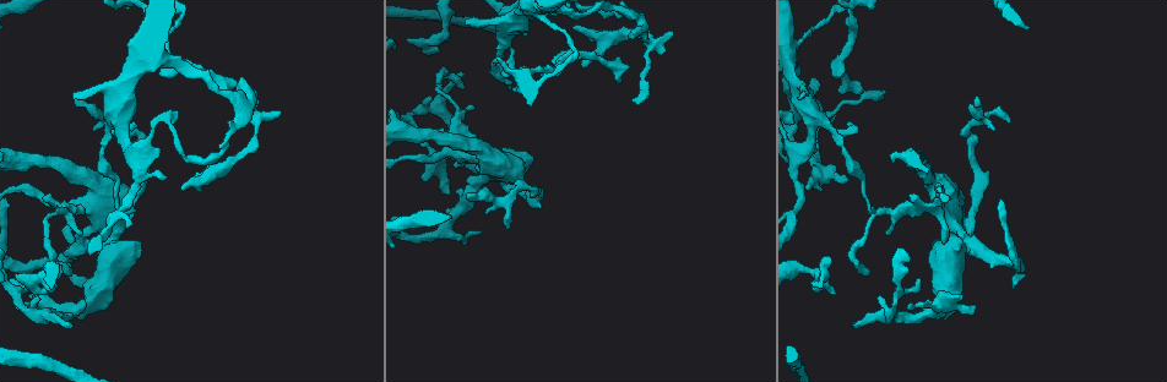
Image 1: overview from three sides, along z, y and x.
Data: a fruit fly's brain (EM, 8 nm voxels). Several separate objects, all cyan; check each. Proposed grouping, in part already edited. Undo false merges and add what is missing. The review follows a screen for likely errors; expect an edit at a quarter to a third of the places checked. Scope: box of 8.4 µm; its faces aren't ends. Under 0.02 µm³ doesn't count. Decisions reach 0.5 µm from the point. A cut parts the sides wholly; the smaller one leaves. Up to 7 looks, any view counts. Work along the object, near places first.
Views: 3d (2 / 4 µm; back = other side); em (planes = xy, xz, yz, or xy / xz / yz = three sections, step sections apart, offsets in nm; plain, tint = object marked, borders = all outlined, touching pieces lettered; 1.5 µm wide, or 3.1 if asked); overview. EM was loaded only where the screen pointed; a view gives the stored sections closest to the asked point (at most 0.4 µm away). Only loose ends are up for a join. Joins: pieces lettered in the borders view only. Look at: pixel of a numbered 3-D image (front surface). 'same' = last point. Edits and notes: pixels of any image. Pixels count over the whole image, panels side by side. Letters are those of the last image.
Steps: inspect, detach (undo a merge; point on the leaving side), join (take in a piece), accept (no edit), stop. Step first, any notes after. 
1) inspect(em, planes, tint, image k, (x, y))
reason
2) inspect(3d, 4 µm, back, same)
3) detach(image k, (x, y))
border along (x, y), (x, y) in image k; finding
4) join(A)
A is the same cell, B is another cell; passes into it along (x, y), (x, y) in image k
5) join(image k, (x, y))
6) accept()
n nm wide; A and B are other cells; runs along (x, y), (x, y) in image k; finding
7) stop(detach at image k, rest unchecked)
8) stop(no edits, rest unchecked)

inspect(3d, 4 µm, back, image 1, (137, 125))
tapers out

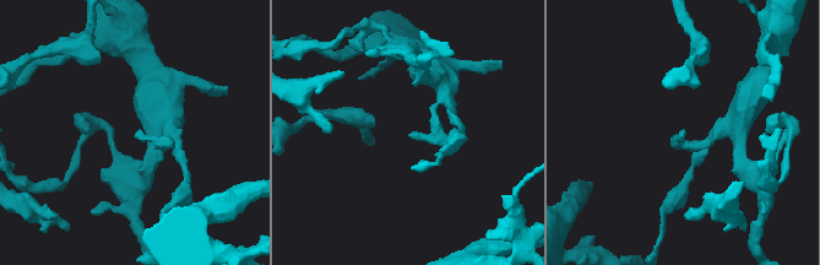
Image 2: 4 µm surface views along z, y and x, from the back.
inspect(em, planes, borders, image 2, (681, 135))

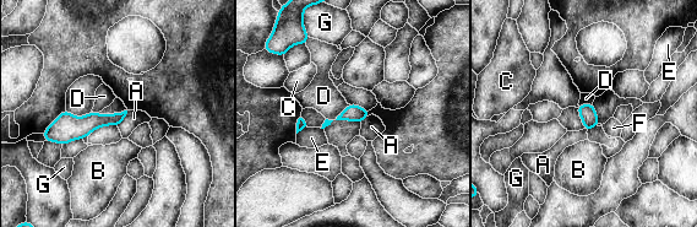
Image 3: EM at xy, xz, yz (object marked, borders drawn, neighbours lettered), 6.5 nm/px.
accept()
A, B, C, D, E, F and G are other cells; border along (349, 104), (335, 119) in image 3; no lettered piece goes on from it

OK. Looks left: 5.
inspect(em, xz, step 4, tint, image 1, (1010, 121))
an open end

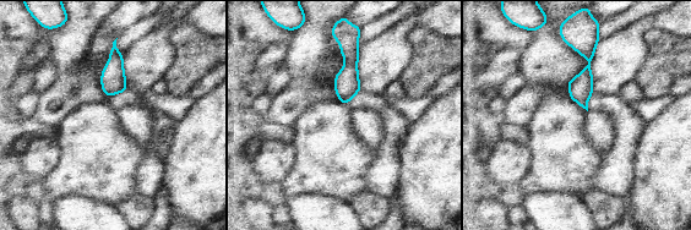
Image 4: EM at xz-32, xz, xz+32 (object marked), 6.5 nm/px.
inspect(em, yz, step 8, borders, same)
cut it another way

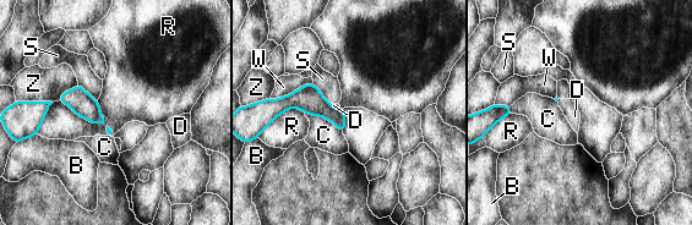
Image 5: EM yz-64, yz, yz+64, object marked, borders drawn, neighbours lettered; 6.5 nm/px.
accept()
80 nm wide; B, C, D, R, S, W and Z are other cells; border along (58, 100), (112, 133) in image 5; no lettered piece goes on from it

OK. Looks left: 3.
inspect(em, planes, borders, image 1, (829, 291))
end of a long branch

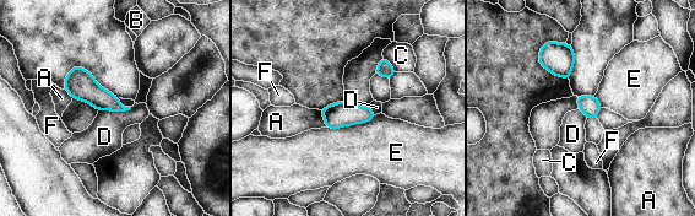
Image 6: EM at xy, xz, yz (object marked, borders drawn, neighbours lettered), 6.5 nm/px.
accept()
A, B, C, D, E and F are other cells; border along (131, 107), (125, 111), (98, 109) in image 6; no lettered piece goes on from it

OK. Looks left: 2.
stop(no edits, rest unchecked)

